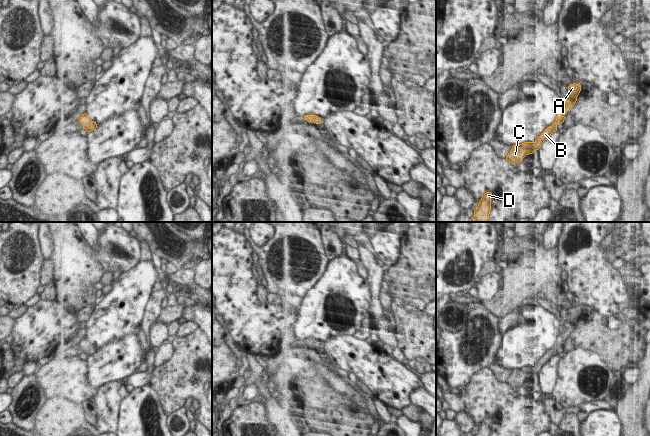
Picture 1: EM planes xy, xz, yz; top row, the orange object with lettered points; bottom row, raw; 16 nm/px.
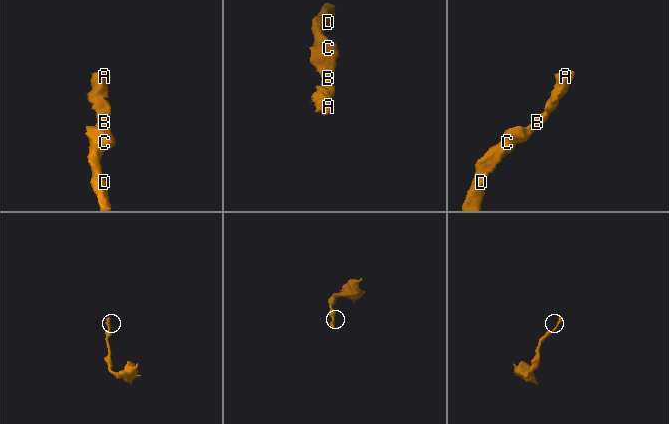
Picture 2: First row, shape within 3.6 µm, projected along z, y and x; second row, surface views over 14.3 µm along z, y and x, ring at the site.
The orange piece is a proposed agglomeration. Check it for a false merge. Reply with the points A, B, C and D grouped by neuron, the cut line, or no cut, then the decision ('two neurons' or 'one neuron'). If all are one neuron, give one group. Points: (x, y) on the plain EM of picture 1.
groups A B C D; cut none; one neuron

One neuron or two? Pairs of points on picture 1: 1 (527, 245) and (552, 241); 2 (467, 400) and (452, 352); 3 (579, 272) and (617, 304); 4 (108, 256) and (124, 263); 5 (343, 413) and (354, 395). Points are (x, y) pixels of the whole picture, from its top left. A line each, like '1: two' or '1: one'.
1: two
2: two
3: one
4: one
5: two

